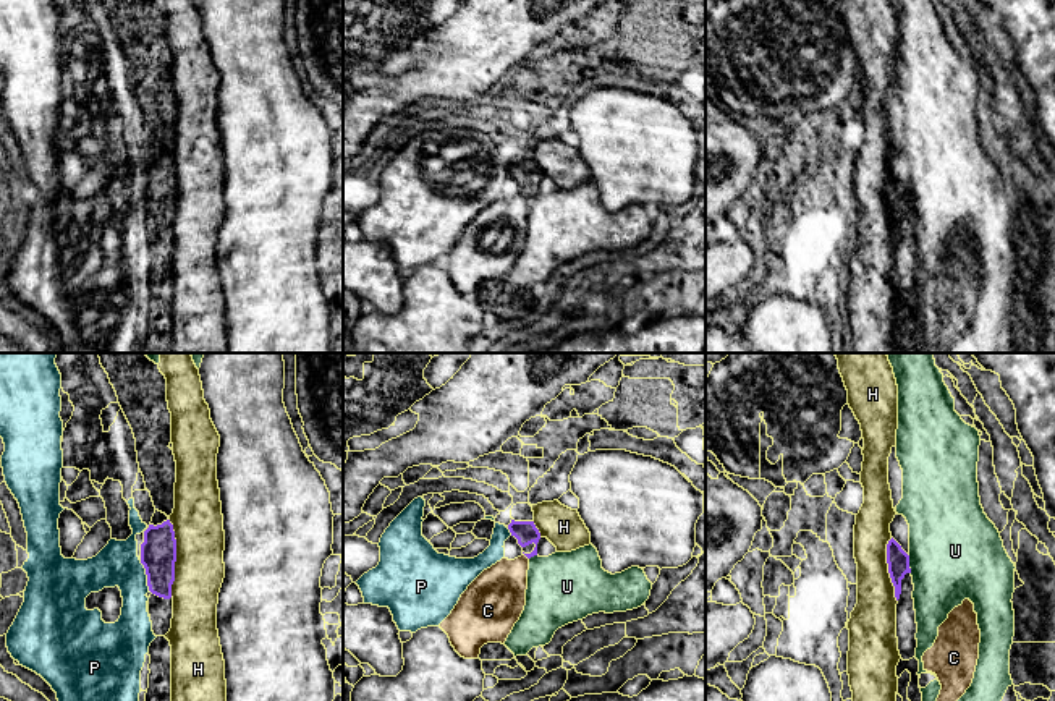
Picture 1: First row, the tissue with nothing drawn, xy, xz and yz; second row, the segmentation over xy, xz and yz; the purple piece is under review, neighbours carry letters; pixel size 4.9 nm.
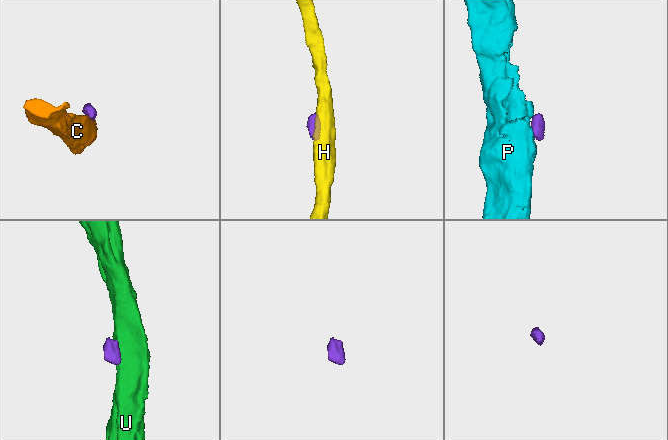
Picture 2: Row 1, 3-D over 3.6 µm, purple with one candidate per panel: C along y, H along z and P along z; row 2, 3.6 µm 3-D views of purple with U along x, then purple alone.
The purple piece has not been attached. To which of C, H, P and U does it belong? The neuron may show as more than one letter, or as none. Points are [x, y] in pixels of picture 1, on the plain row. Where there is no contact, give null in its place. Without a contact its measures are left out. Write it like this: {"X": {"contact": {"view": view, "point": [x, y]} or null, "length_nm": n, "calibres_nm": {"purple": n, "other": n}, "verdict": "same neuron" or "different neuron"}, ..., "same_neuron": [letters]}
{"C": {"contact": {"view": "xz", "point": [526, 193]}, "length_nm": 40, "calibres_nm": {"purple": 120, "other": 280}, "verdict": "different neuron"}, "H": {"contact": {"view": "xy", "point": [175, 195]}, "length_nm": 400, "calibres_nm": {"purple": 180, "other": 260}, "verdict": "different neuron"}, "P": {"contact": {"view": "xy", "point": [146, 211]}, "length_nm": 160, "calibres_nm": {"purple": 180, "other": 220}, "verdict": "different neuron"}, "U": {"contact": {"view": "yz", "point": [908, 201]}, "length_nm": 90, "calibres_nm": {"purple": 110, "other": 460}, "verdict": "different neuron"}, "same_neuron": []}

